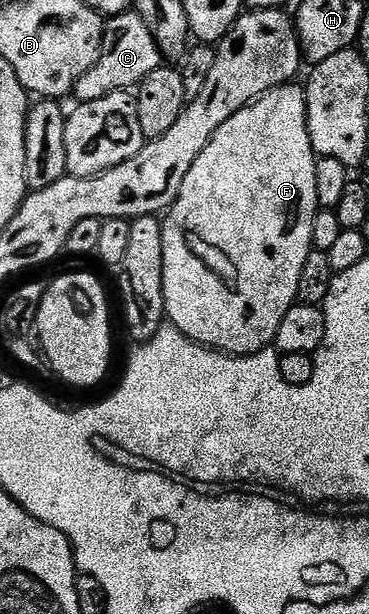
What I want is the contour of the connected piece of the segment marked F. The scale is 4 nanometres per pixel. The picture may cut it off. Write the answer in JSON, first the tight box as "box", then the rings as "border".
{"box":[163,85,319,355],"border":[[[286,85],[268,91],[262,99],[256,99],[250,107],[242,109],[215,132],[203,153],[199,153],[195,165],[191,165],[191,173],[187,173],[187,181],[183,181],[179,197],[163,219],[163,297],[165,314],[172,326],[178,327],[189,339],[226,355],[257,355],[276,344],[283,317],[287,317],[289,310],[298,302],[299,277],[303,277],[303,265],[307,265],[307,257],[315,249],[313,222],[319,210],[315,193],[317,160],[307,129],[305,89],[301,85]]]}

